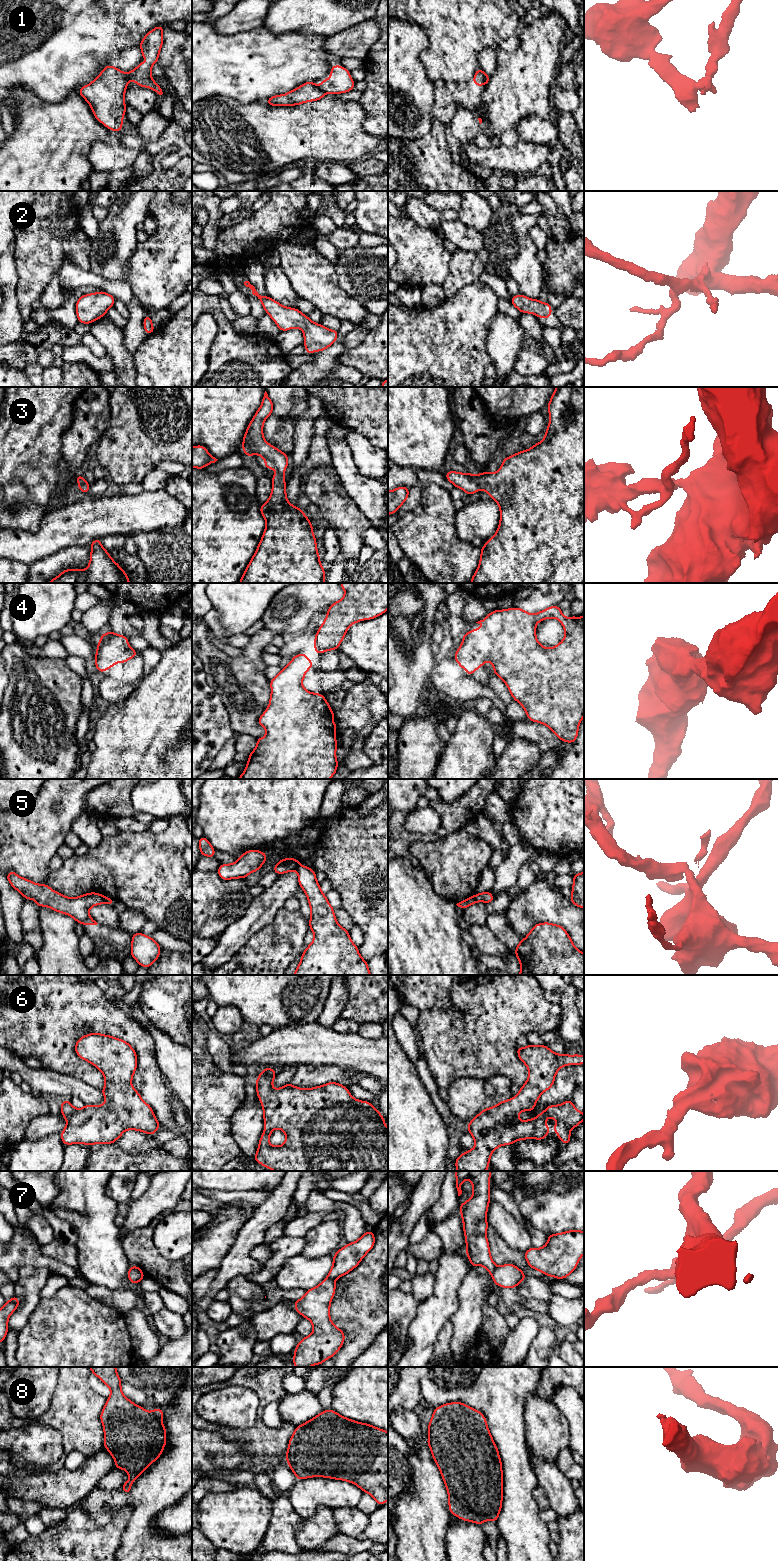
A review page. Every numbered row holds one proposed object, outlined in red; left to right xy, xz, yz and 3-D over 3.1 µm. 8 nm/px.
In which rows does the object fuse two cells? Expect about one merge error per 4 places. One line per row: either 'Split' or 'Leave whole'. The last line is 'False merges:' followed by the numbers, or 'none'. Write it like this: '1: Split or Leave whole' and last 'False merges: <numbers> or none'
1: Split
2: Leave whole
3: Leave whole
4: Leave whole
5: Split
6: Leave whole
7: Split
8: Leave whole
False merges: 1, 5, 7

